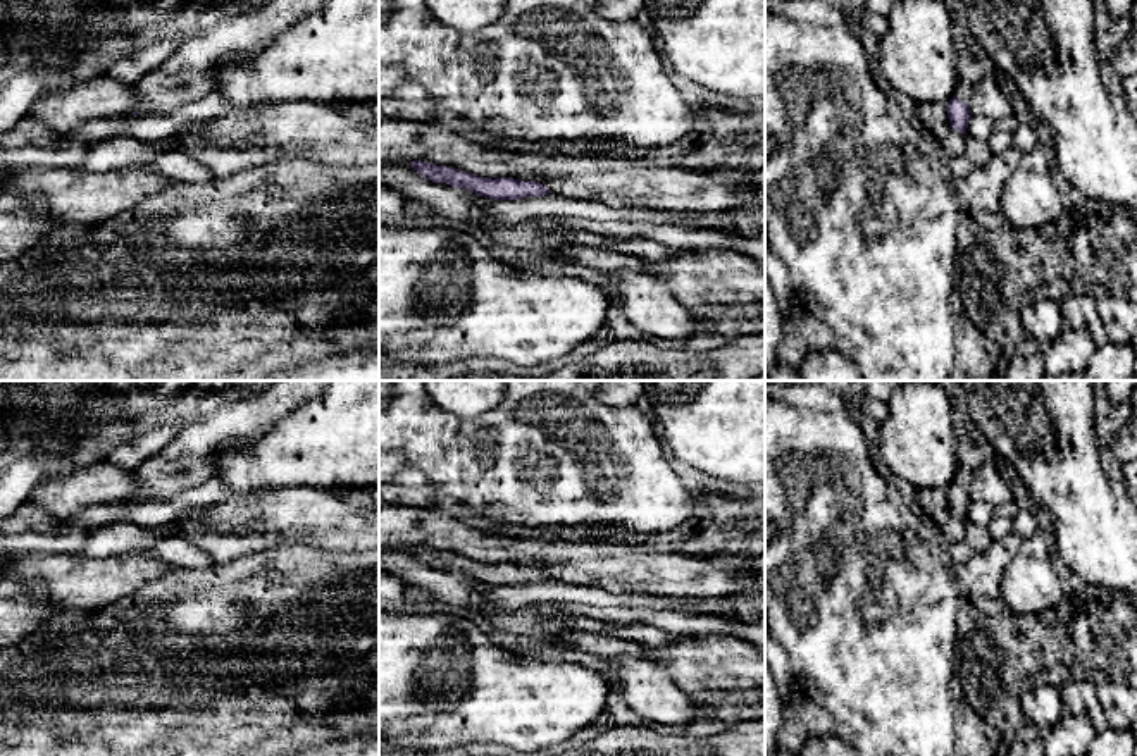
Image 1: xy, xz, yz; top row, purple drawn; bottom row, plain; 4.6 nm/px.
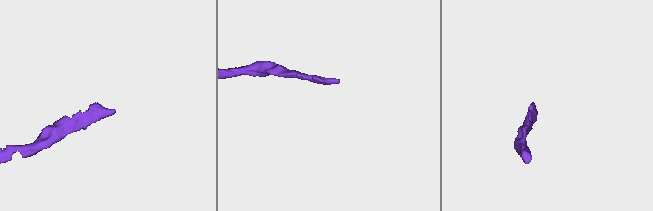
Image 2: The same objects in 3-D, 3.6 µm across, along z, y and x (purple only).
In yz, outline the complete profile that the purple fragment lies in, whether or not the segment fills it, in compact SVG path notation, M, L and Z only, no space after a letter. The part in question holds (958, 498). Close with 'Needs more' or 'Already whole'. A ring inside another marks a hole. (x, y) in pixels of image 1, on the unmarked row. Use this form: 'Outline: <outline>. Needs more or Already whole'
Outline: M960 465L956 480L948 487L948 493L946 493L951 513L961 520L966 520L968 508L973 501L968 493L972 479L973 479L973 470L965 465Z. Needs more

